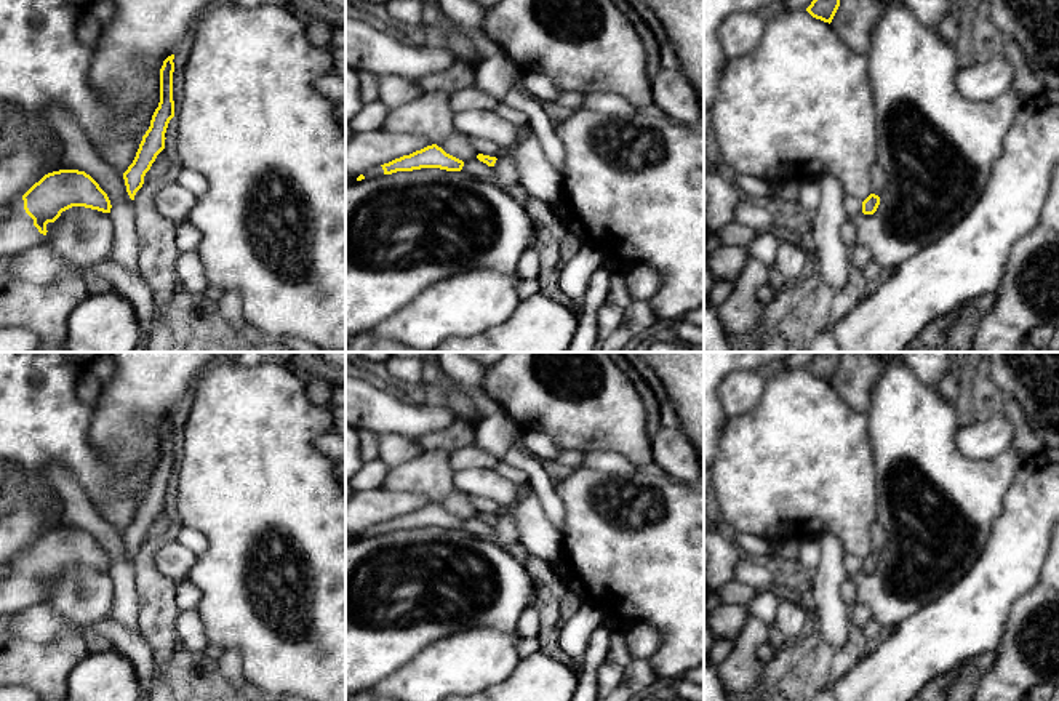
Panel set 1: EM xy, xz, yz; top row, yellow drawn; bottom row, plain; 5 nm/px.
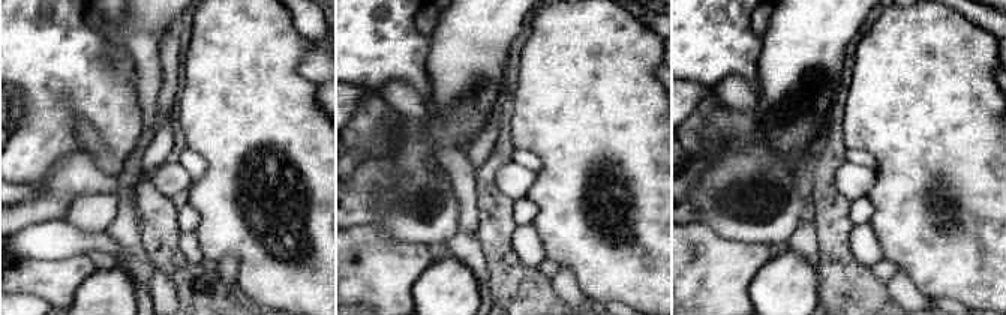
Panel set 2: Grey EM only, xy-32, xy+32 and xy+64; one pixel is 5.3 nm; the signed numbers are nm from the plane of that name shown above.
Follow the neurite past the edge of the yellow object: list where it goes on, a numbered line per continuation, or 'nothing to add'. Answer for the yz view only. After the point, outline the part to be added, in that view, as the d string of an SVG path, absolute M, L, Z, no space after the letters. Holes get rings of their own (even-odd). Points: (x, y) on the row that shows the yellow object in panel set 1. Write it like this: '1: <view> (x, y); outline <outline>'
nothing to add

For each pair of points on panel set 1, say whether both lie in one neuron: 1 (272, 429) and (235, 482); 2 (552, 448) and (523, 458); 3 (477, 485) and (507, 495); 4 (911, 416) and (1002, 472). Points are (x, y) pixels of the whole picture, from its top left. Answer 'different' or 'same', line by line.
1: same
2: different
3: same
4: same

